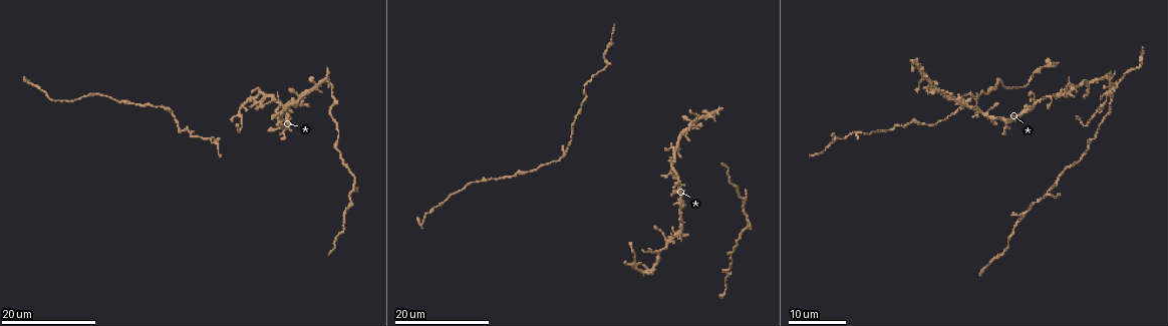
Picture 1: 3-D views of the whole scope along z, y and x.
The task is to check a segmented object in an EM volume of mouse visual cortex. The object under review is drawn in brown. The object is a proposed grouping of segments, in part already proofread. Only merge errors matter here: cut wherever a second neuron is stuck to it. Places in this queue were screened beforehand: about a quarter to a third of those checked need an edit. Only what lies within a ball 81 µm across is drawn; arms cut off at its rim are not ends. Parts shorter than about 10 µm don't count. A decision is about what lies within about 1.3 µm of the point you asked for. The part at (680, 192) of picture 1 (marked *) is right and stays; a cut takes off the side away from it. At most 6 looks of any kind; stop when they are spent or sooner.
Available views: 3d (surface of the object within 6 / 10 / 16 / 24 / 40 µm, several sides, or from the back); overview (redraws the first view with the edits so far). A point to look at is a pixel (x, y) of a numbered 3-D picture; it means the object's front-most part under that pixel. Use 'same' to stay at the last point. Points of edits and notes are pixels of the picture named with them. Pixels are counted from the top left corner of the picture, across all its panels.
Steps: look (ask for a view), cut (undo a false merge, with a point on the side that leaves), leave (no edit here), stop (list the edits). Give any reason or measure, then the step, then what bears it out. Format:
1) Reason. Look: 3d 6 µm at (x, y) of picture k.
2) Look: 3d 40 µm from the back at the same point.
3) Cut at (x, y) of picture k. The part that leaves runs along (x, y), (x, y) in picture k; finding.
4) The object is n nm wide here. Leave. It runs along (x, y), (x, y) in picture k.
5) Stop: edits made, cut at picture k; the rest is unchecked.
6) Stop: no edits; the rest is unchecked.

Looks like a crossing. Look: 3d 16 µm at (677, 234) of picture 1.

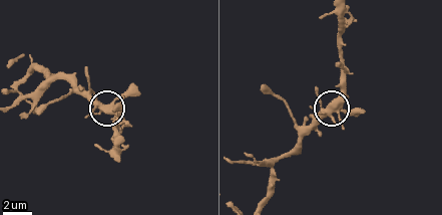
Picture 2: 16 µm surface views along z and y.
Look: 3d 6 µm at (110, 103) of picture 2.

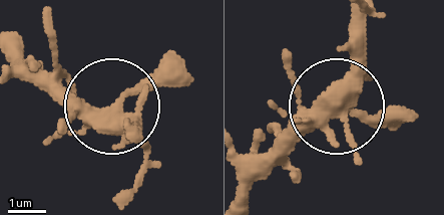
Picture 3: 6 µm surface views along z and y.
5 arms meet here. Leave. Continuous, no second neuron.

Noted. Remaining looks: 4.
Thick turns thin. Look: 3d 24 µm at (672, 153) of picture 1.

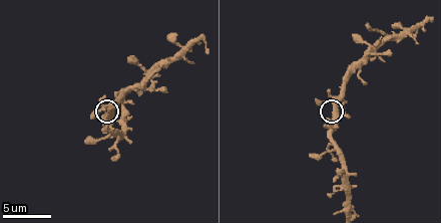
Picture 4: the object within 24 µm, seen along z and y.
Zoom in. Look: 3d 10 µm at (109, 114) of picture 4.

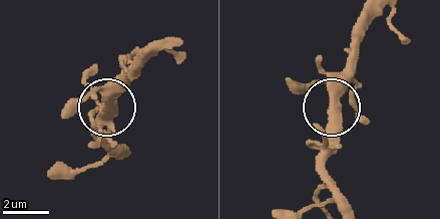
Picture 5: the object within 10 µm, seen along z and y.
The object is 450 nm wide here. Leave. One neuron here.

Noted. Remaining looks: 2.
Thin neck. Look: 3d 16 µm at (582, 88) of picture 1.

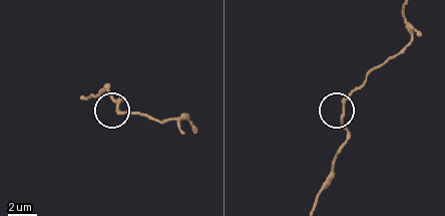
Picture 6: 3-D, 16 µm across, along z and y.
Look: 3d 6 µm at (344, 106) of picture 6.

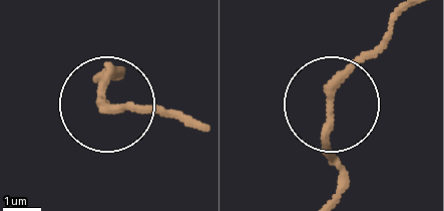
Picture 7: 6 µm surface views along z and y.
The object is 210 nm wide here. Leave. Continuous, no second neuron.

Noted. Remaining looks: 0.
Stop: no edits; the rest is unchecked.

